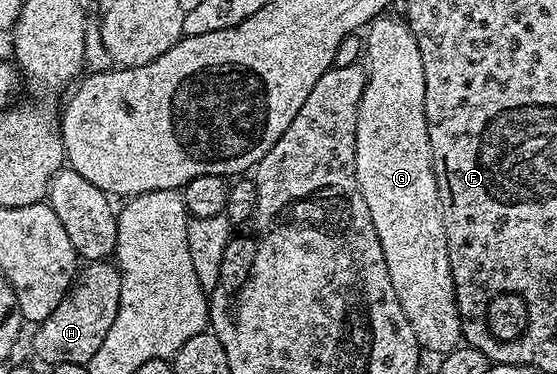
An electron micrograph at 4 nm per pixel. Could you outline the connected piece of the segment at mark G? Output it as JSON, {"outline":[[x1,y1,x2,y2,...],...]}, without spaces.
{"outline":[[376,18,365,31,367,84,357,113,355,176,361,197,365,197,365,205,369,205,369,217,373,217,373,229,377,229,381,253,385,253,389,269,389,281,393,281,401,309,405,309,405,317,409,325,413,325,420,348,424,352,436,351,436,356,442,357,464,342,463,319,457,309,453,269,449,265,449,249,445,241,445,221,425,121,425,69,421,65,417,37,413,37,410,25,402,18,387,18]]}

